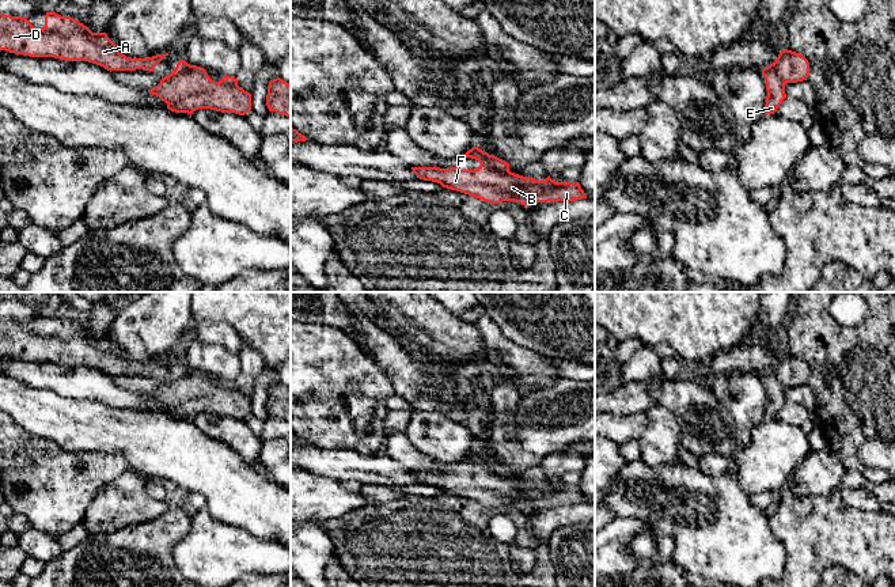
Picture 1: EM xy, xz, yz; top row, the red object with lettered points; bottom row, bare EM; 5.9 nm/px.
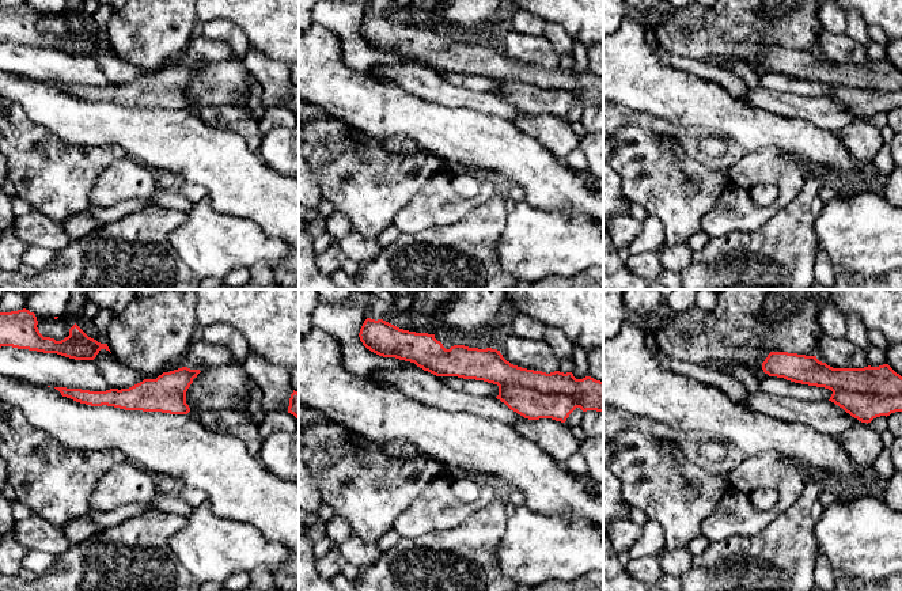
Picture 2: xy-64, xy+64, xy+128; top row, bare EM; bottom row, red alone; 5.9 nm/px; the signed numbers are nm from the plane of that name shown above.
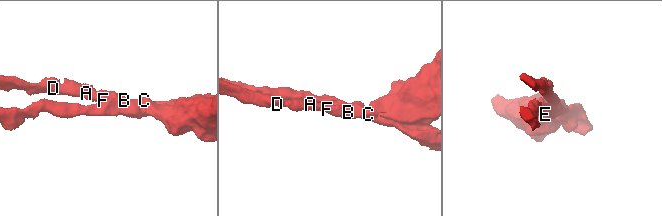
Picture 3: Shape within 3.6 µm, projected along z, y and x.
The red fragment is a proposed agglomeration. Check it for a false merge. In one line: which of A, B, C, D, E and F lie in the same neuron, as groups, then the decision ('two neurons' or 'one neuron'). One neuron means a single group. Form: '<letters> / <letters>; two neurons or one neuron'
A B C D F / E; two neurons

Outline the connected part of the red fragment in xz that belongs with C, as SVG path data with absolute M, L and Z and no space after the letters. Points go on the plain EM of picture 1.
M486 470L474 474L458 472L412 472L417 482L440 488L490 508L503 505L532 510L549 505L574 505L587 503L580 488L555 486L550 480L545 485L523 481L511 476L497 476Z

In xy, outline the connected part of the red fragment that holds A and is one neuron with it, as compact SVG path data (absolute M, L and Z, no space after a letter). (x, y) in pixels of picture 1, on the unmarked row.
M46 317L45 330L34 332L22 321L0 318L0 355L30 361L54 361L65 366L88 366L107 375L152 376L166 361L129 363L106 337L92 337L71 321Z

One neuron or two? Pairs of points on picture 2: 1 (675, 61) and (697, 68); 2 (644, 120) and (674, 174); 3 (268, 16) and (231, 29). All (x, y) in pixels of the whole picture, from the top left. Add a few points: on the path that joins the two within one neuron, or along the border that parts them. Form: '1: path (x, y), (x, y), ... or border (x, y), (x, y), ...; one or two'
1: path (681, 64), (692, 67); one
2: border (647, 128), (626, 125), (621, 127), (617, 132); two
3: border (207, 21), (230, 19), (243, 31), (250, 48); two

